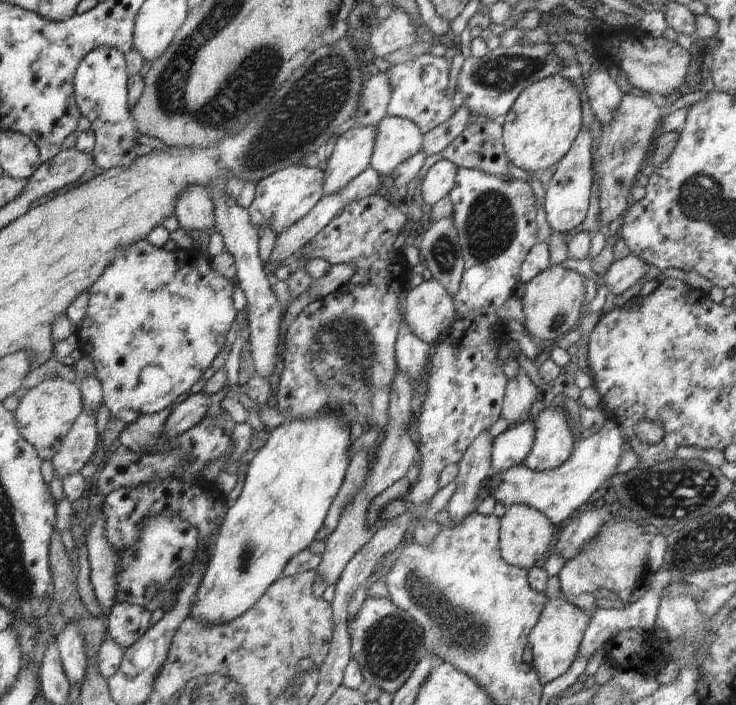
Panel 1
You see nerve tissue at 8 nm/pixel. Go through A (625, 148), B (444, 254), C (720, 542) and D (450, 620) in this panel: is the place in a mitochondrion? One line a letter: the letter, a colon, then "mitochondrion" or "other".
A: mitochondrion
B: mitochondrion
C: mitochondrion
D: mitochondrion

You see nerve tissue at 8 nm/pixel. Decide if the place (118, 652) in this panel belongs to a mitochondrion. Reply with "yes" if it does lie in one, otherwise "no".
no

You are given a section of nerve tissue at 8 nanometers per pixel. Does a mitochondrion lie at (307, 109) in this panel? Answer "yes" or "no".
yes

